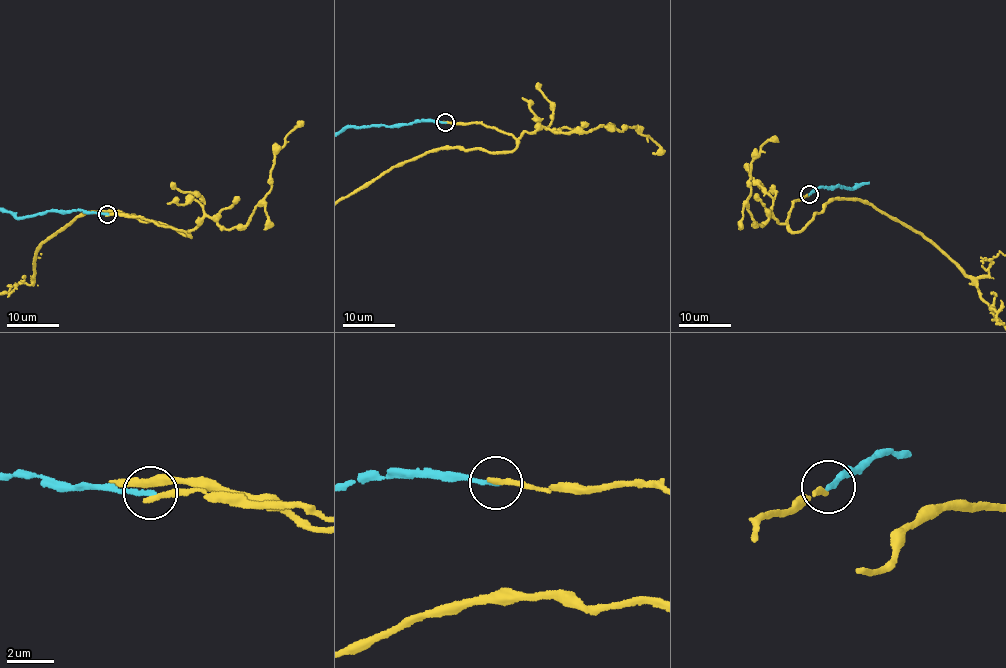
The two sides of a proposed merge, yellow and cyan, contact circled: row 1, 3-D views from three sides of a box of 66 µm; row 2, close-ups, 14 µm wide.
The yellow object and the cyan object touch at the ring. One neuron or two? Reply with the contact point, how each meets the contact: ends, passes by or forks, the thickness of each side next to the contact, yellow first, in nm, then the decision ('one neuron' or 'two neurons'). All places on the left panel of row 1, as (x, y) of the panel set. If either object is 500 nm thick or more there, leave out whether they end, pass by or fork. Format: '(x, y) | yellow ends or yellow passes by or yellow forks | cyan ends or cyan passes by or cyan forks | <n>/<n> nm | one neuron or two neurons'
(107, 214) | yellow ends | cyan ends | 240/200 nm | two neurons

